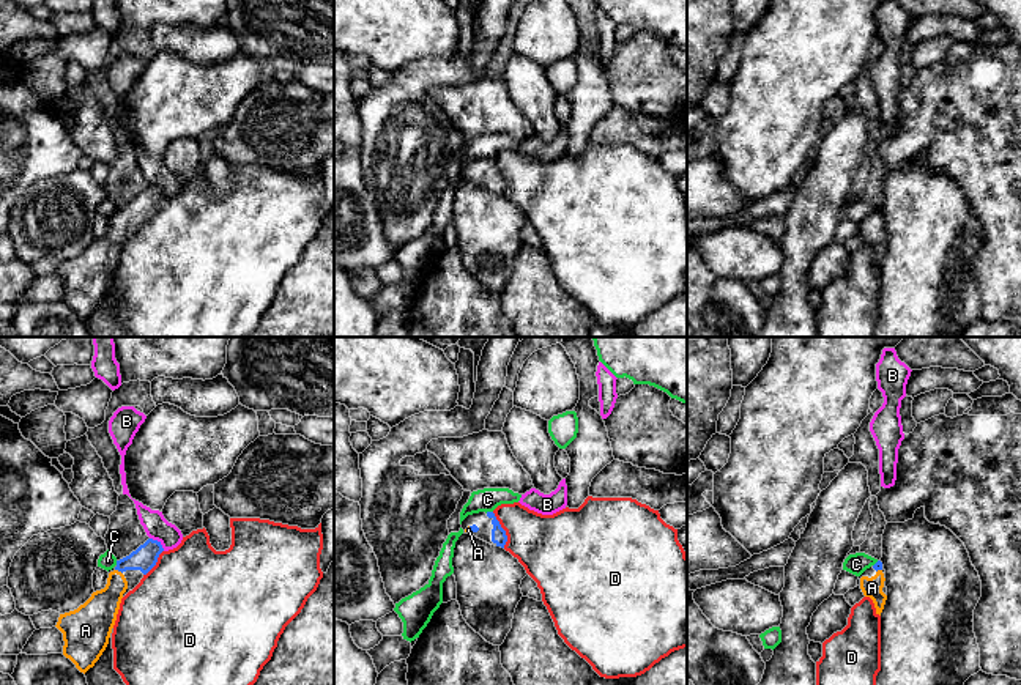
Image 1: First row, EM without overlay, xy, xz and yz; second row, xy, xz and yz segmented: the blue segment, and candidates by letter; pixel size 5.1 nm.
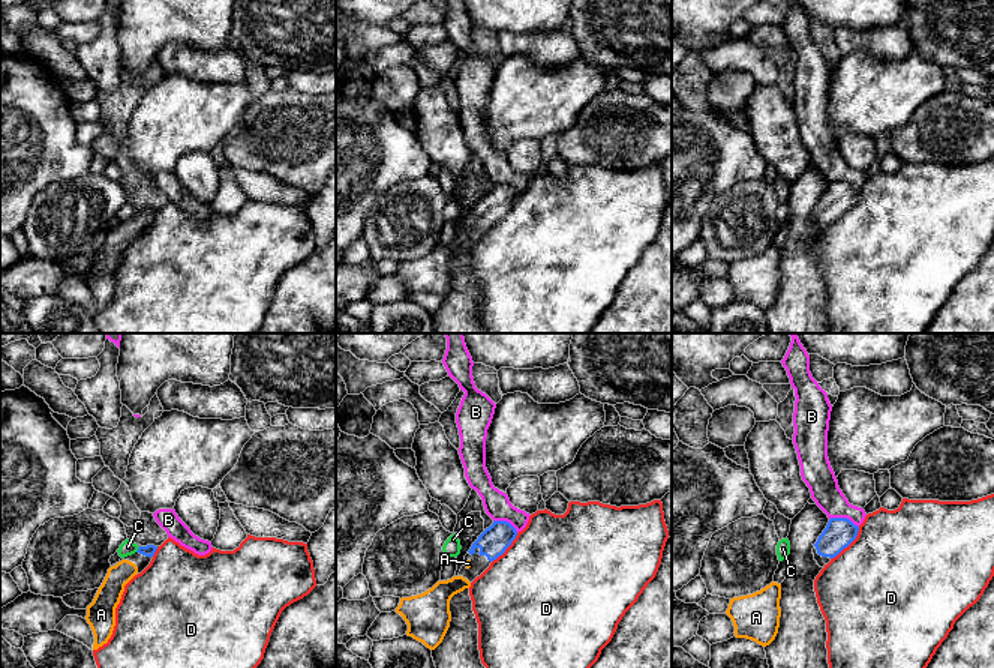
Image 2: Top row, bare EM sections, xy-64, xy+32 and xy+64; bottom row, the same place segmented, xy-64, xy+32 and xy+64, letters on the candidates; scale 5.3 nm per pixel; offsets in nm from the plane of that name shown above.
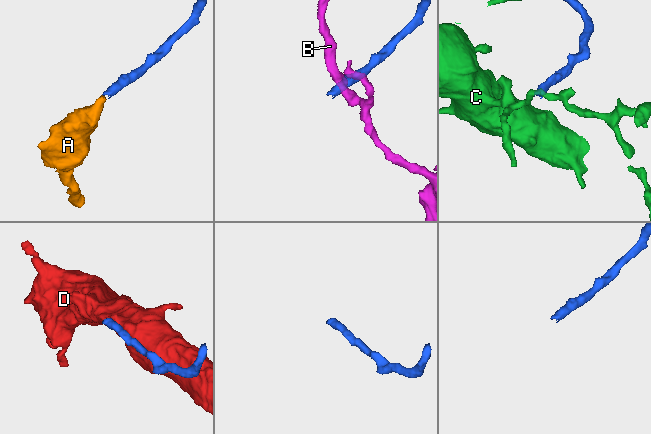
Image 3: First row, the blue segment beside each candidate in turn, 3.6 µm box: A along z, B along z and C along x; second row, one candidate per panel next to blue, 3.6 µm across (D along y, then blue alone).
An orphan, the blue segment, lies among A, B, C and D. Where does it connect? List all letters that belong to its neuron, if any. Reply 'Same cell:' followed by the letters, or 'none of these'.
Same cell: A

